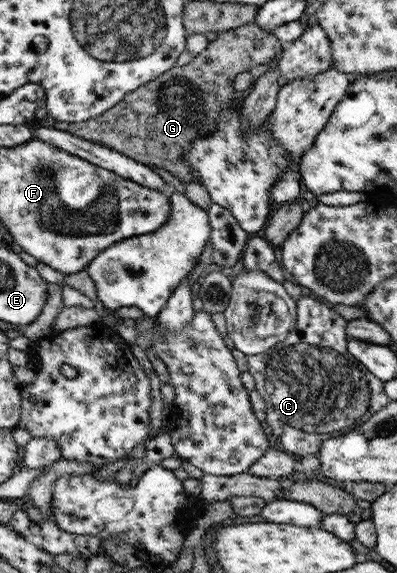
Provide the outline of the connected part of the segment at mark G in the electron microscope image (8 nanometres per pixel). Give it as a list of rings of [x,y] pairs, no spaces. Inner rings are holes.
[[[245,24],[237,28],[216,32],[216,37],[208,41],[205,48],[198,52],[190,62],[183,66],[171,67],[167,72],[157,76],[149,83],[143,84],[141,88],[127,93],[117,104],[109,110],[98,114],[96,117],[88,118],[83,122],[69,123],[67,132],[82,139],[106,146],[116,150],[135,162],[143,163],[145,166],[156,166],[168,170],[179,182],[198,182],[192,170],[186,162],[180,160],[183,151],[188,151],[190,142],[197,137],[202,139],[214,131],[218,114],[221,109],[233,106],[235,98],[240,94],[233,89],[233,80],[237,74],[245,74],[249,67],[257,64],[267,64],[275,53],[284,45],[275,38],[275,35],[261,30],[257,25]]]

